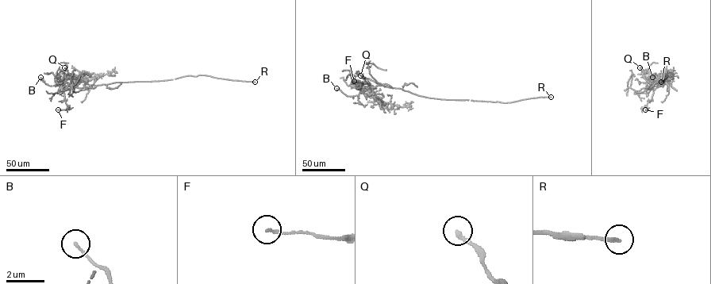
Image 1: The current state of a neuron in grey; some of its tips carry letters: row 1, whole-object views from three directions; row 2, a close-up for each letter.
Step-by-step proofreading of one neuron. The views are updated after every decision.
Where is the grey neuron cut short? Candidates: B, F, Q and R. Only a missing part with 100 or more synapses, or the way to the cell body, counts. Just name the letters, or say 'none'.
R

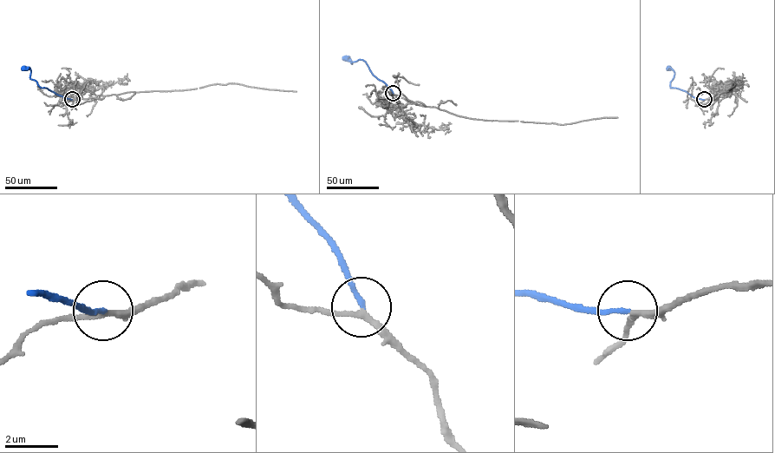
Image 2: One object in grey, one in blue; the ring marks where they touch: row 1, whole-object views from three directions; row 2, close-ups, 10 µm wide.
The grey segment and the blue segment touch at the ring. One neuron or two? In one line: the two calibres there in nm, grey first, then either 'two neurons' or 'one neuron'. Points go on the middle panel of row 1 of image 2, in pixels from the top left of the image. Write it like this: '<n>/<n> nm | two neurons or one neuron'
190/160 nm | one neuron

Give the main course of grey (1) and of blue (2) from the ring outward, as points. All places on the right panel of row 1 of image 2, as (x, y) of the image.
1: (704, 100), (715, 99), (712, 98), (731, 91), (734, 83), (728, 91)
2: (704, 100), (671, 88), (674, 71), (668, 68)

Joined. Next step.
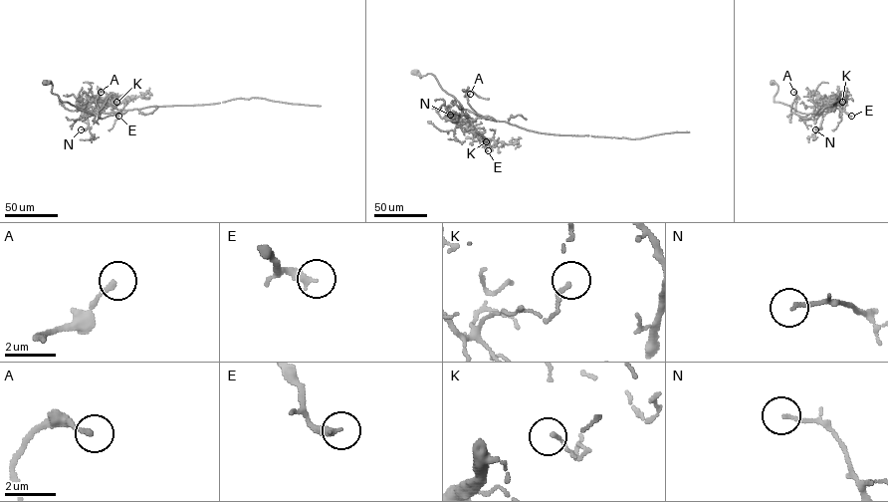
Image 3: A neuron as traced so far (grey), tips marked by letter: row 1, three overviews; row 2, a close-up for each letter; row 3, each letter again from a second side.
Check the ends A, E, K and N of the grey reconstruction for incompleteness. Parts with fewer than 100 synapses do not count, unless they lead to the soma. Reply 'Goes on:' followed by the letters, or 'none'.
Goes on: none

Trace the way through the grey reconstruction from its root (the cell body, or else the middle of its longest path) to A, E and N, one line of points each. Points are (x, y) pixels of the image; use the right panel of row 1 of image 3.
A: (773, 82), (777, 87), (775, 102), (801, 113), (820, 113), (807, 119), (796, 115), (793, 92)
E: (773, 82), (777, 87), (775, 102), (806, 114), (838, 105), (851, 116)
N: (773, 82), (777, 87), (775, 102), (806, 114), (820, 112), (821, 105), (821, 127), (815, 129)

